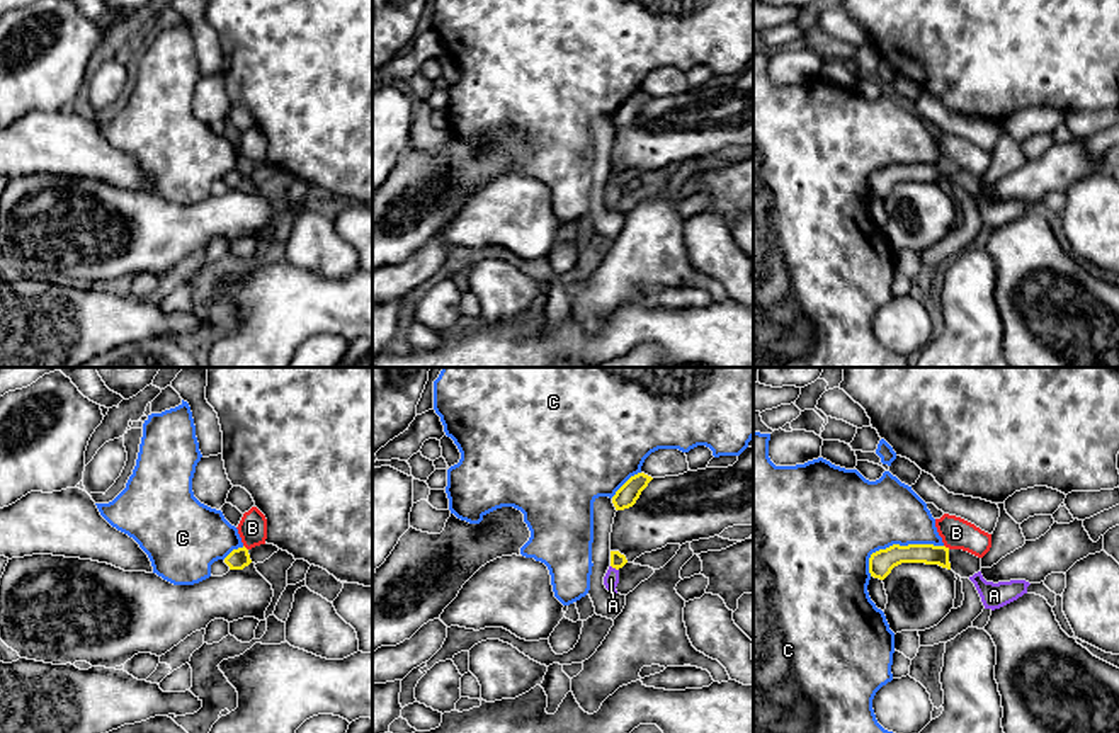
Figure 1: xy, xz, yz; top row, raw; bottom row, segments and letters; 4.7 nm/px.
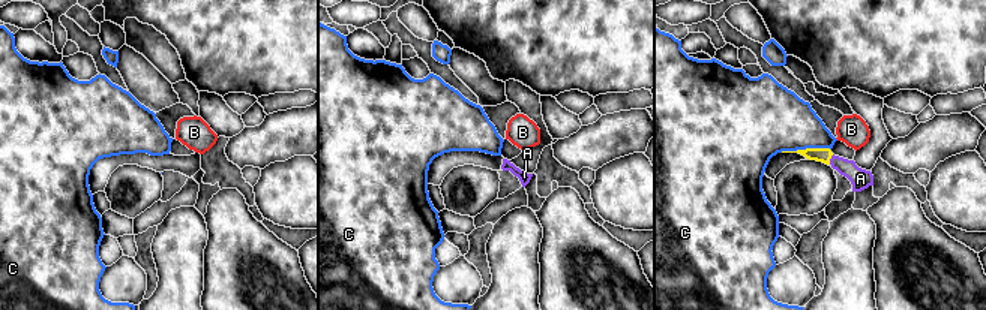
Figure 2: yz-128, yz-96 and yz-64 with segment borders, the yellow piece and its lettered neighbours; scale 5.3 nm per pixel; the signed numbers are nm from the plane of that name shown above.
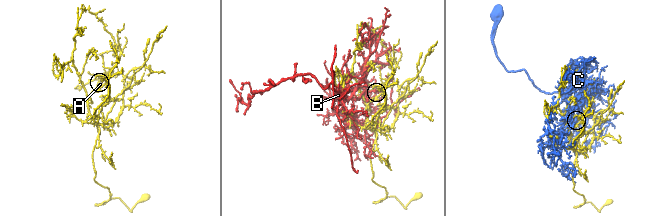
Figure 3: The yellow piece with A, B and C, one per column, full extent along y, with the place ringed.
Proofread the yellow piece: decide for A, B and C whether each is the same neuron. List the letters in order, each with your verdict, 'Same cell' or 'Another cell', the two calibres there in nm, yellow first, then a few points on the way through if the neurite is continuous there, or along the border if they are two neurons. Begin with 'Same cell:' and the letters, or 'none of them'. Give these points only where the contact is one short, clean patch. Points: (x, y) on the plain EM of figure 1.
Same cell: A
A: Same cell. Thickness 70 nm (yellow) against 70 nm. Path across: xz (618, 179), (614, 186), (611, 198)
B: Another cell. Thickness 100 nm (yellow) against 150 nm
C: Another cell. Thickness 120 nm (yellow) against 380 nm

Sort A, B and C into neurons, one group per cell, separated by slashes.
A / B / C

